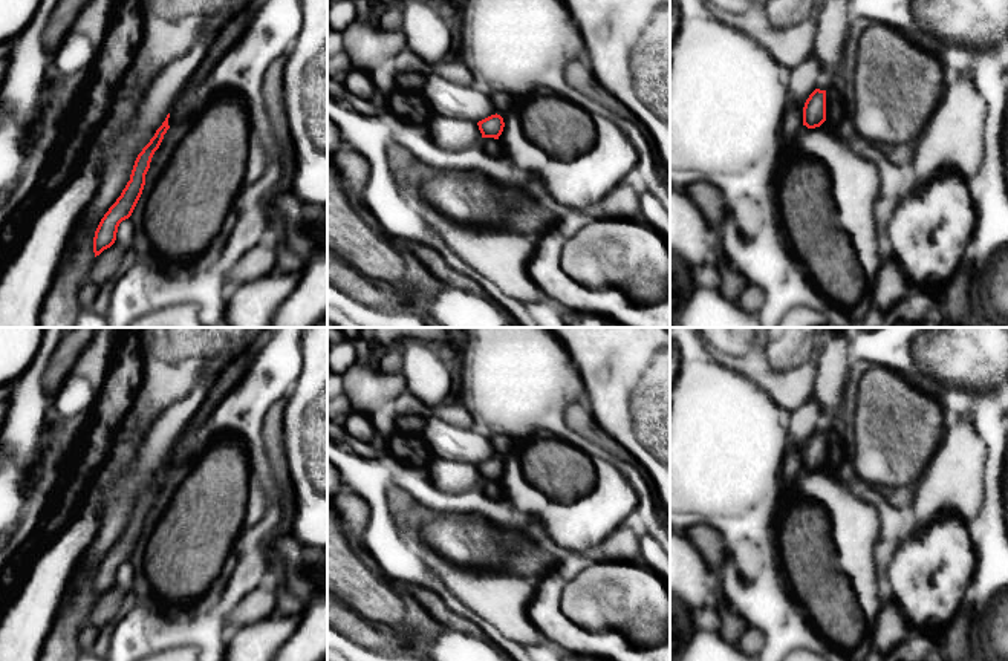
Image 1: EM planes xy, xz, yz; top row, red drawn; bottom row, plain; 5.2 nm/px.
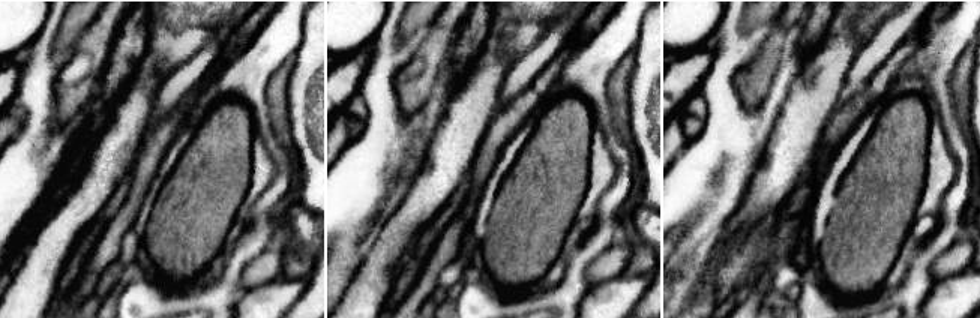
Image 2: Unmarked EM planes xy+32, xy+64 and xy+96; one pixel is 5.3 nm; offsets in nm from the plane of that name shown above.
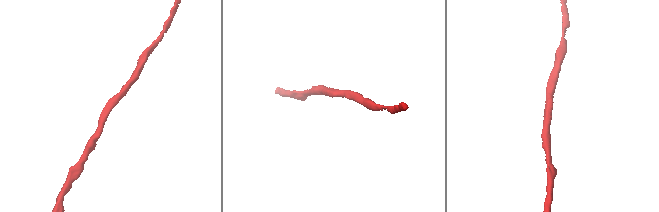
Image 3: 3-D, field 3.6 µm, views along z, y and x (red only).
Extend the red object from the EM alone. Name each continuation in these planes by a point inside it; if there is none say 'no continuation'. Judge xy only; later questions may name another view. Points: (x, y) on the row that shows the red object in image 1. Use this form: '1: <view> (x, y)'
no continuation

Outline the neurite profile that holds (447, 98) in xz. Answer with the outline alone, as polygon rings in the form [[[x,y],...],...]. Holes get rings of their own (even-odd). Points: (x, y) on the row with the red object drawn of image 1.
[[[428,72],[419,93],[441,116],[463,116],[479,122],[496,115],[489,92],[479,86],[462,86]]]

